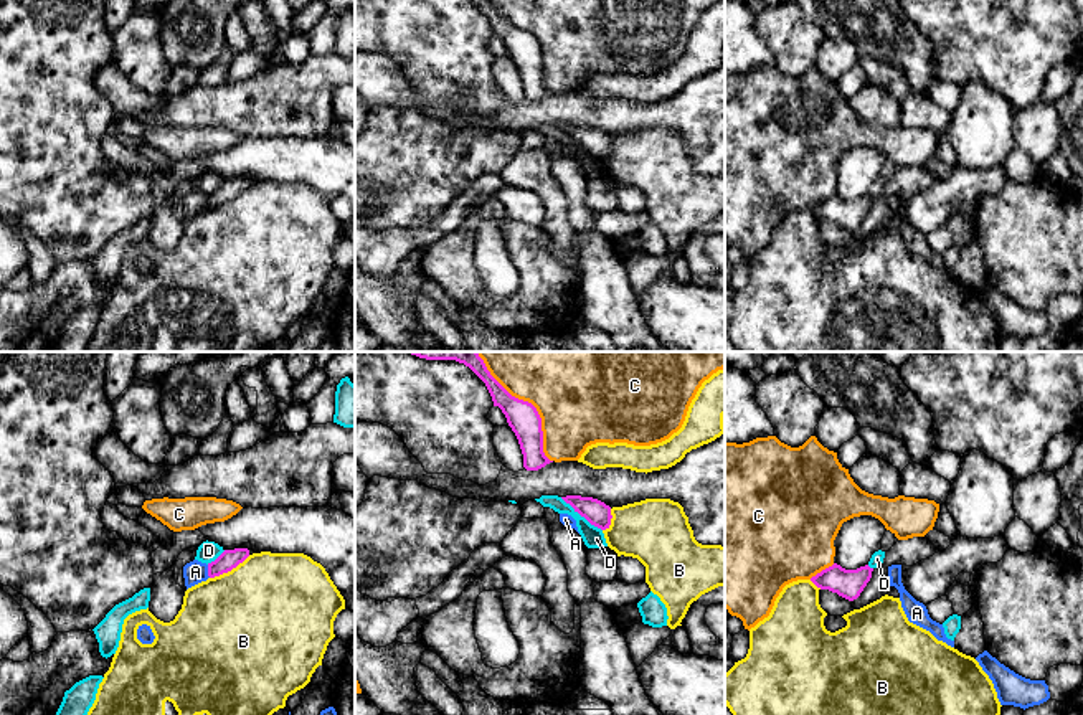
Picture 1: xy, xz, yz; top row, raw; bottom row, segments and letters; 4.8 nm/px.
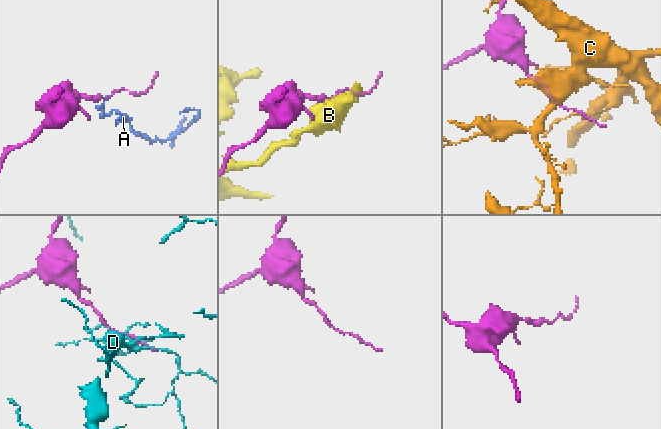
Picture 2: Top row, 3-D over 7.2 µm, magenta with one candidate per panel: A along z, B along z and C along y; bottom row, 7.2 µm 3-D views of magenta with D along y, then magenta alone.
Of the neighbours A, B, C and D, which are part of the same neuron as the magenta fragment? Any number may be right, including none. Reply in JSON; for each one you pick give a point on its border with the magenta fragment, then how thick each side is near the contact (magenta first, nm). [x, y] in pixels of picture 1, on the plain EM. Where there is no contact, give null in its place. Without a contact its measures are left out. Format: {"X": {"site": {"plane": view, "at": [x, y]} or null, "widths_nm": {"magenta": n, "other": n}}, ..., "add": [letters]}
{"add": []}

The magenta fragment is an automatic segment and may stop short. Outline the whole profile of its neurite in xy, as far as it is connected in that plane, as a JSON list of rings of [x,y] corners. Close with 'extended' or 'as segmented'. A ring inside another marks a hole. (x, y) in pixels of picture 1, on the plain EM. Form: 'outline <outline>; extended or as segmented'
outline [[[248,178],[225,180],[215,192],[208,193],[208,206],[215,208],[231,201],[249,187]]]; as segmented

